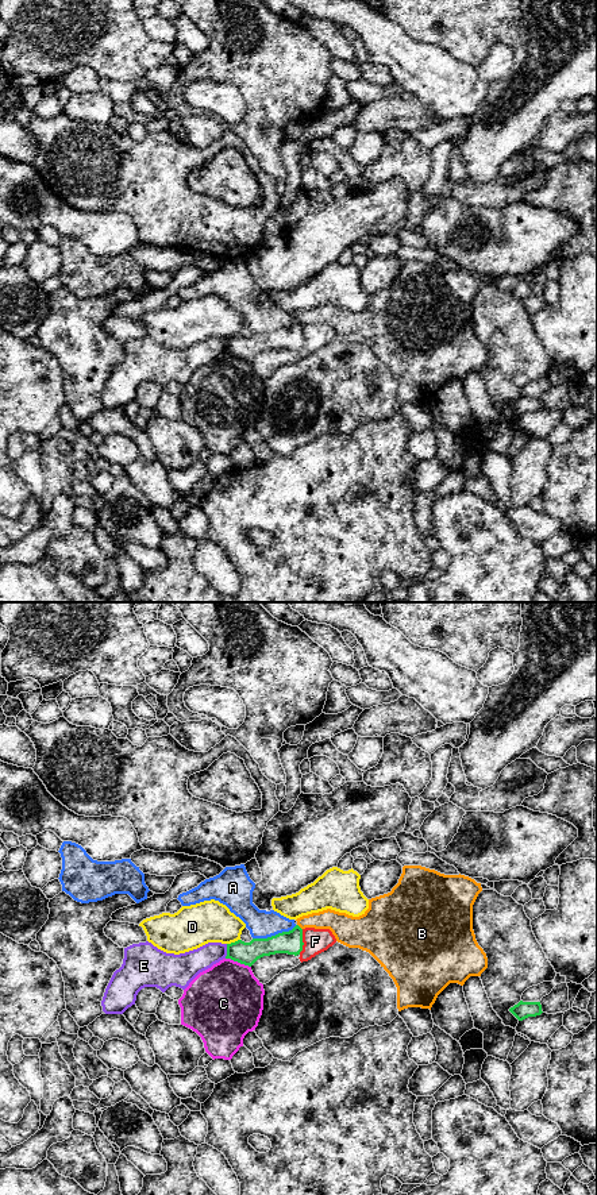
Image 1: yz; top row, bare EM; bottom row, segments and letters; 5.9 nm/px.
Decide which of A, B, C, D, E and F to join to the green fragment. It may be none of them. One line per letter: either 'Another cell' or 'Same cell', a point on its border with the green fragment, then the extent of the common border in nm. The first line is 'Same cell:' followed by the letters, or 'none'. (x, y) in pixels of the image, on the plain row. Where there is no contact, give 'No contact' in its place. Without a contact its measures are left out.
Same cell: none
A: Another cell. Touches green at yz (276, 330). Shared border 280 nm
B: Another cell. Touches green at yz (299, 322). Shared border 50 nm
C: Another cell. Touches green at yz (238, 357). Shared border 160 nm
D: Another cell. Touches green at yz (232, 338). Shared border 90 nm
E: Another cell. Touches green at yz (227, 346). Shared border 90 nm
F: Another cell. Touches green at yz (301, 336). Shared border 150 nm

